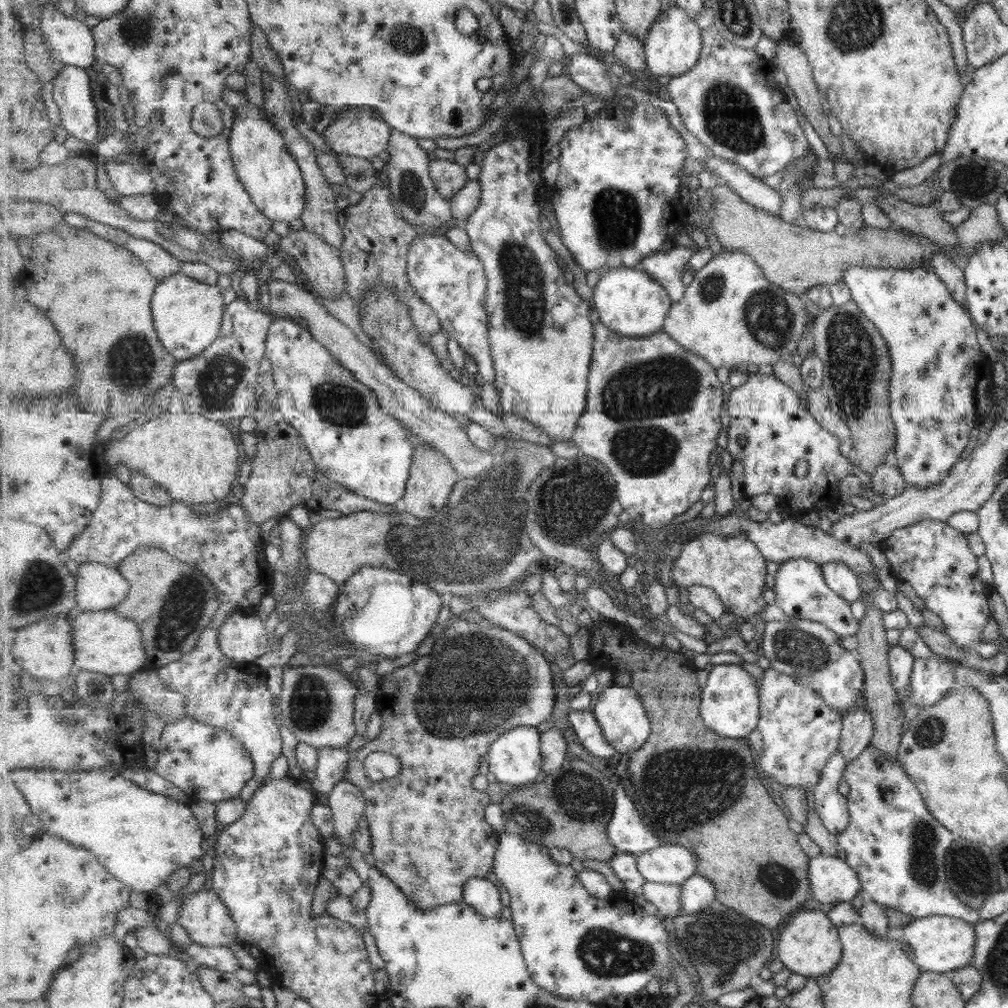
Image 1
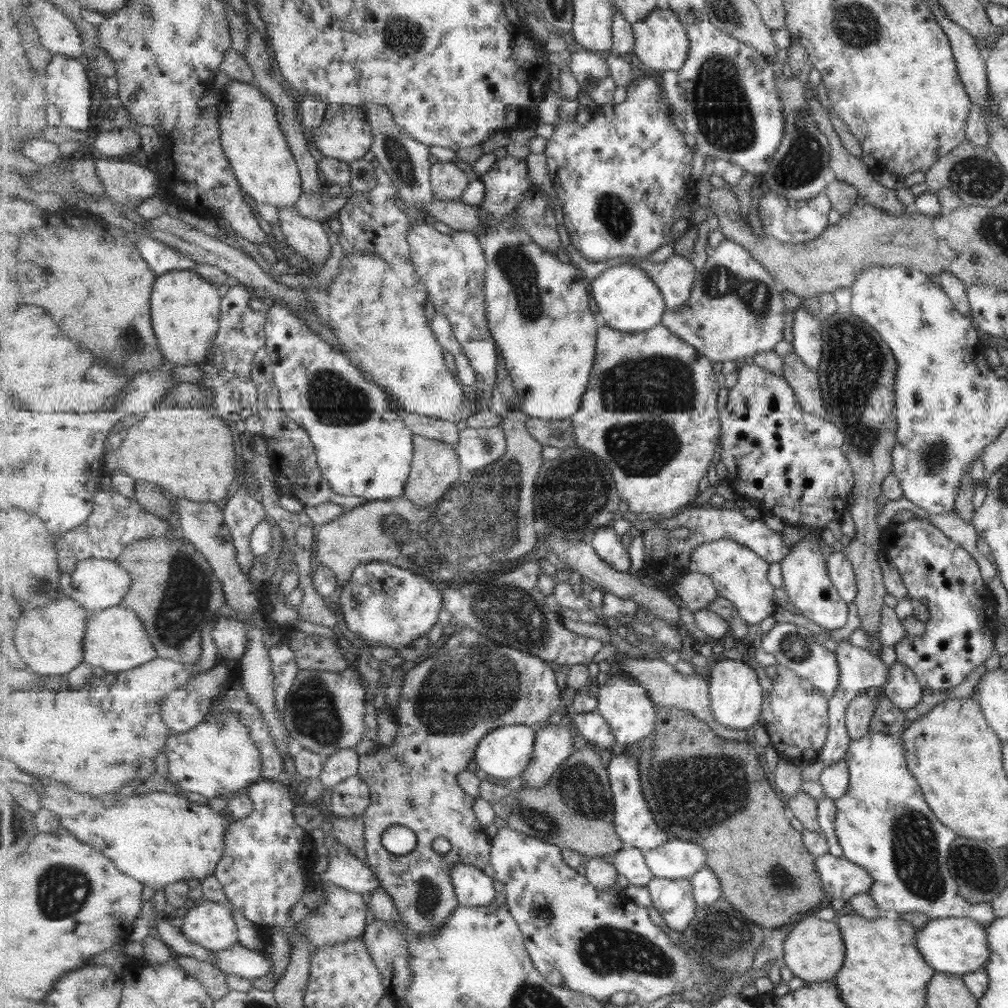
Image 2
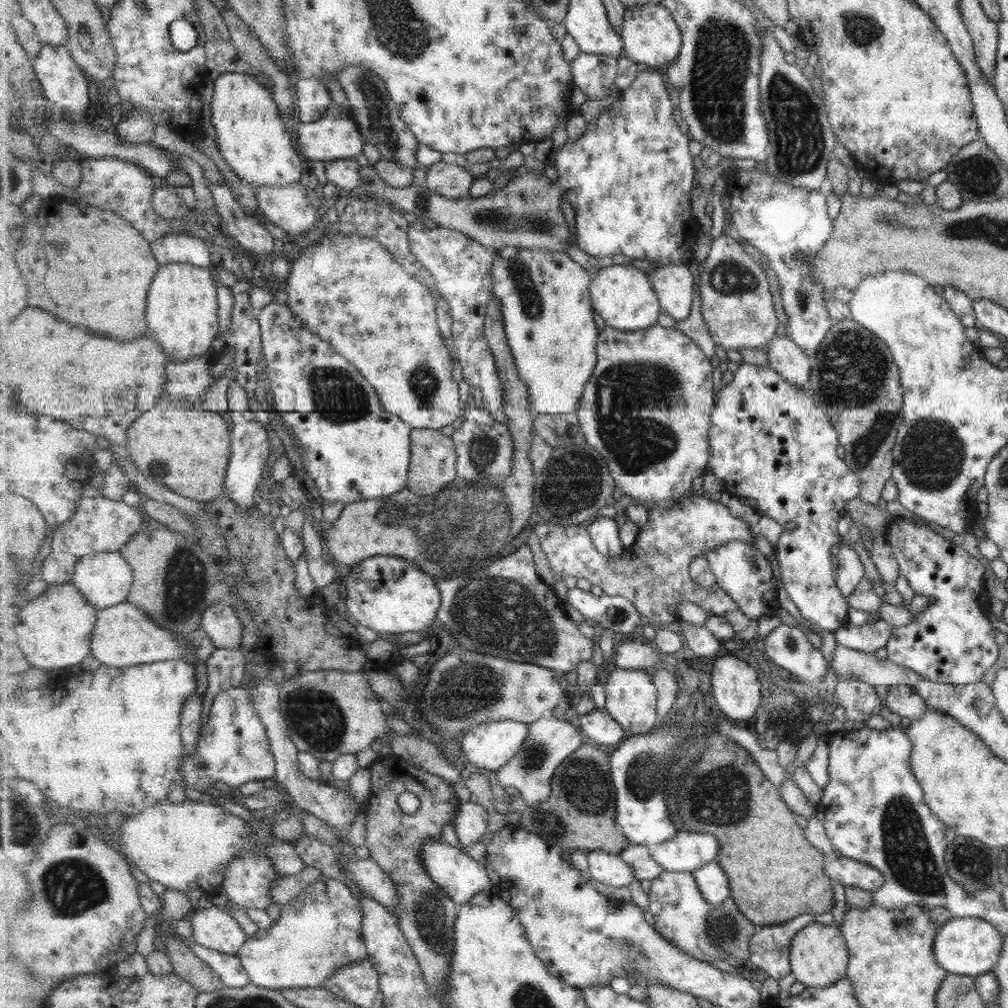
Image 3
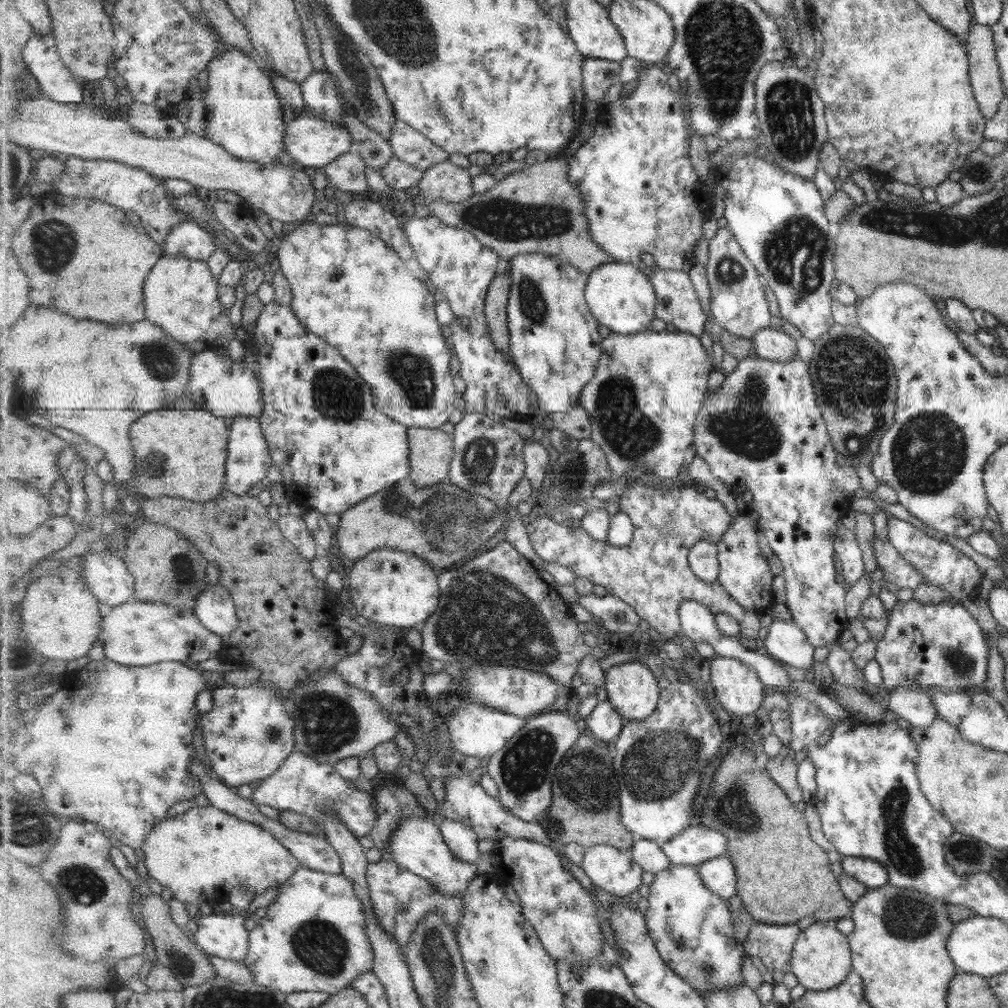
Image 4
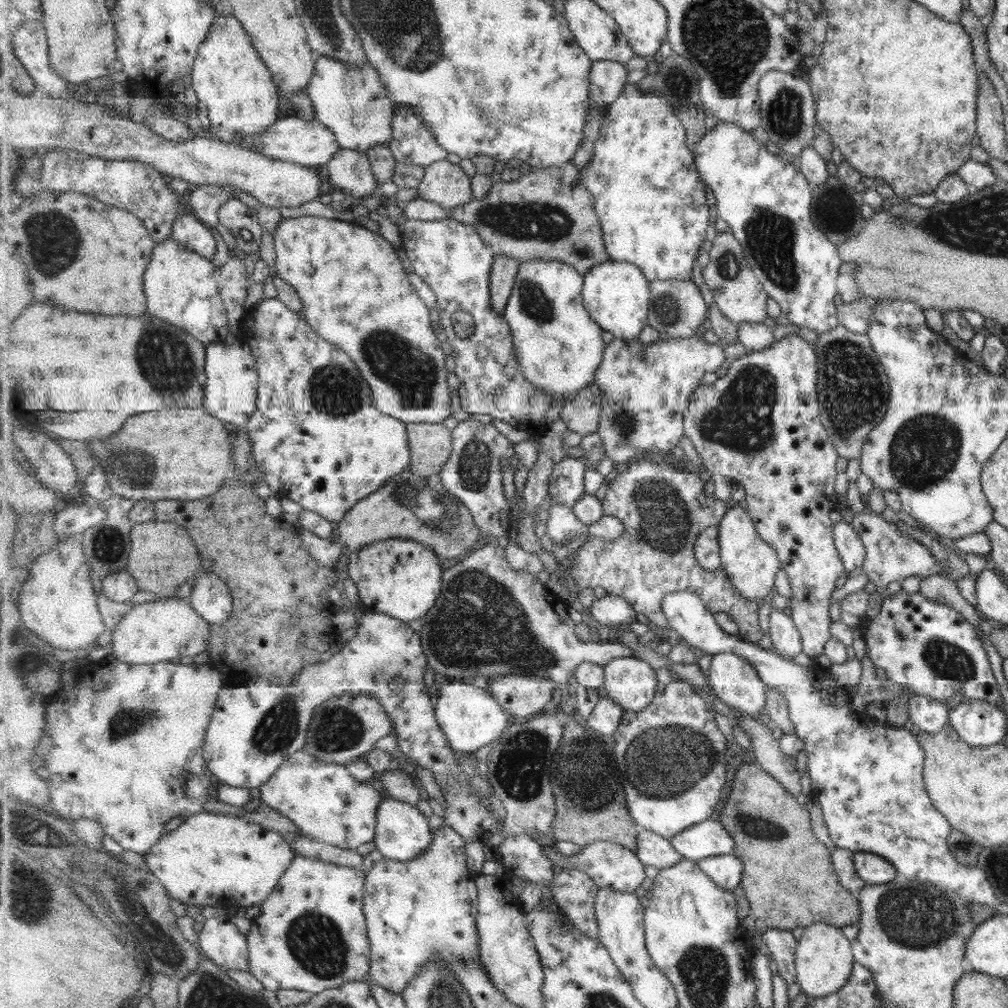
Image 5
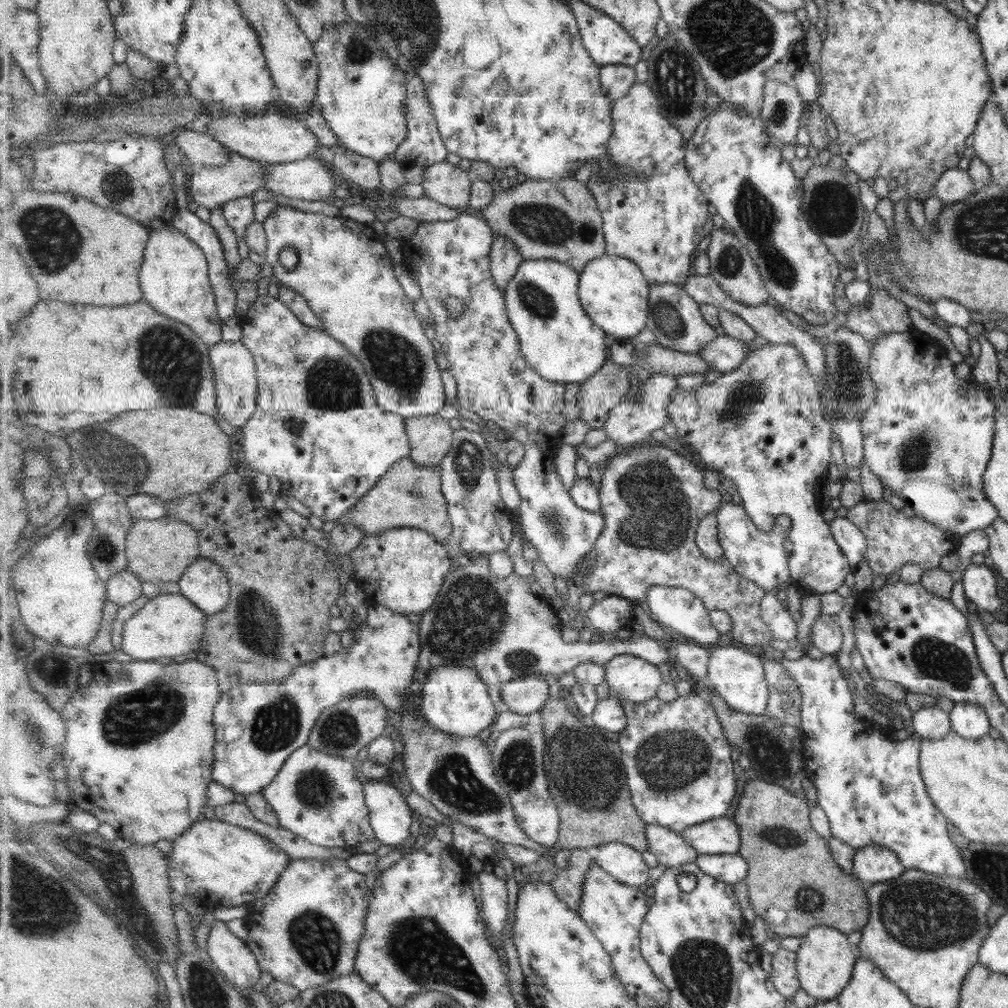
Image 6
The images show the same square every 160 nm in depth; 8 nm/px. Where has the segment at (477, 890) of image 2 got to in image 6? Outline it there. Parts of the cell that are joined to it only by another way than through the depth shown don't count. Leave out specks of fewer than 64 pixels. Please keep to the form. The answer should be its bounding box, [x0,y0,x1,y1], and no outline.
[363,779,413,848]

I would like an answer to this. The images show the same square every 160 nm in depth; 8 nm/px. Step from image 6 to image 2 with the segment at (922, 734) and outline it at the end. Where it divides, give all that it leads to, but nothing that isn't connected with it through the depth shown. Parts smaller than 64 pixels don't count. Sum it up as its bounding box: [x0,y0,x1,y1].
[881,660,923,711]

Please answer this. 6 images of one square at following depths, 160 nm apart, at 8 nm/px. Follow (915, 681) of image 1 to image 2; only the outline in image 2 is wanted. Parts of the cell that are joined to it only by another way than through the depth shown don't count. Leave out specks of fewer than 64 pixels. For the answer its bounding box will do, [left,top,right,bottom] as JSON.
[880,518,995,693]

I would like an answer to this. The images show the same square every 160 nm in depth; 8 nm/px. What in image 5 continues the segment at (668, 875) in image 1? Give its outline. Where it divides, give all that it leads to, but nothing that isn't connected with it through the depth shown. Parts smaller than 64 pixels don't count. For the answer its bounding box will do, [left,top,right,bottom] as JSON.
[670,819,736,862]

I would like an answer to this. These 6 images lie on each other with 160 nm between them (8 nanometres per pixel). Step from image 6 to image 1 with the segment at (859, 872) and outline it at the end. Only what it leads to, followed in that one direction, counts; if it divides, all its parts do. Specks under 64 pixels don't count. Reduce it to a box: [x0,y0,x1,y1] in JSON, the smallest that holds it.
[809,855,860,906]

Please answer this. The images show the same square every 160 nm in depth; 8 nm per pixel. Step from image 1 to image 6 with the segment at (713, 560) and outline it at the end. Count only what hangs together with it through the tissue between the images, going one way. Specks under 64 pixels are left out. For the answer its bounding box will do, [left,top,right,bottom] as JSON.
[716,502,790,593]

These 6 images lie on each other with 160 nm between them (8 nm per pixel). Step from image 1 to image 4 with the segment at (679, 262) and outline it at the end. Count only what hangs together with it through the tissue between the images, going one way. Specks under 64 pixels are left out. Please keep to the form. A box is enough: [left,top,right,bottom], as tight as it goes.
[650,268,708,337]

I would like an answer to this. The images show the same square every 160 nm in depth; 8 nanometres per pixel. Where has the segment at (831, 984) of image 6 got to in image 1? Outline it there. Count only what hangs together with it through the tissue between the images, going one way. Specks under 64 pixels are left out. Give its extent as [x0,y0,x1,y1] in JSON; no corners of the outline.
[777,907,841,978]

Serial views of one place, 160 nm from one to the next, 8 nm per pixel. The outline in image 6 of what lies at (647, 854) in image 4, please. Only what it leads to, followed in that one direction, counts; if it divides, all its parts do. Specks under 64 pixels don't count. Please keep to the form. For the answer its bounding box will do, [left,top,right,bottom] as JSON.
[647,825,700,867]

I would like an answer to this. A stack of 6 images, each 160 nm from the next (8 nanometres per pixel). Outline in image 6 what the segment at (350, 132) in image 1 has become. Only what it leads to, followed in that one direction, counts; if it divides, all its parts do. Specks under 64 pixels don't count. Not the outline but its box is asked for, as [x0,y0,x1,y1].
[206,114,321,164]

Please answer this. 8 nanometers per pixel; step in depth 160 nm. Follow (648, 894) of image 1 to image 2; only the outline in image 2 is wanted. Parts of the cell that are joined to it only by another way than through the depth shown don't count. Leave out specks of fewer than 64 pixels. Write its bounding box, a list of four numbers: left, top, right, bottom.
[646,877,699,933]

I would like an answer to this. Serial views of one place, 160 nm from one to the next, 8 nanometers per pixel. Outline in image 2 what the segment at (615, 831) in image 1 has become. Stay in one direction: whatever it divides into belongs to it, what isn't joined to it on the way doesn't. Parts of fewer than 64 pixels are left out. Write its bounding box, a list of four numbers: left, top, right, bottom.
[609,754,671,850]

